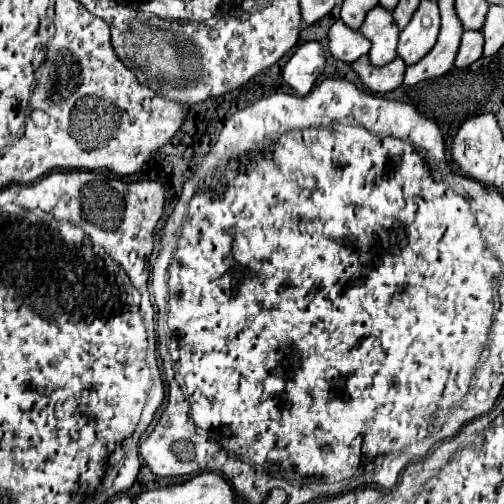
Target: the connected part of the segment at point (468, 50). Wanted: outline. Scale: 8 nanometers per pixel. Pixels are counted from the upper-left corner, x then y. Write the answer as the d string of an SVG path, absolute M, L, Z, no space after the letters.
M464 32L462 34L462 44L456 56L456 66L464 68L476 62L482 56L484 50L484 34L482 32Z

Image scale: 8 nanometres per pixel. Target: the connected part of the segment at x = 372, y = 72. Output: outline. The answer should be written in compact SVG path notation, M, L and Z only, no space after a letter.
M362 56L352 64L352 68L372 92L388 92L402 84L406 64L404 64L404 60L394 58L390 64L386 64L382 68L372 68L368 56Z

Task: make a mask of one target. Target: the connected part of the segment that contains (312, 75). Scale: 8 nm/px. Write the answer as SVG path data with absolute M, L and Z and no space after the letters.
M306 42L302 44L294 56L284 66L284 82L290 84L296 94L304 96L312 90L314 82L326 68L326 54L320 42Z

